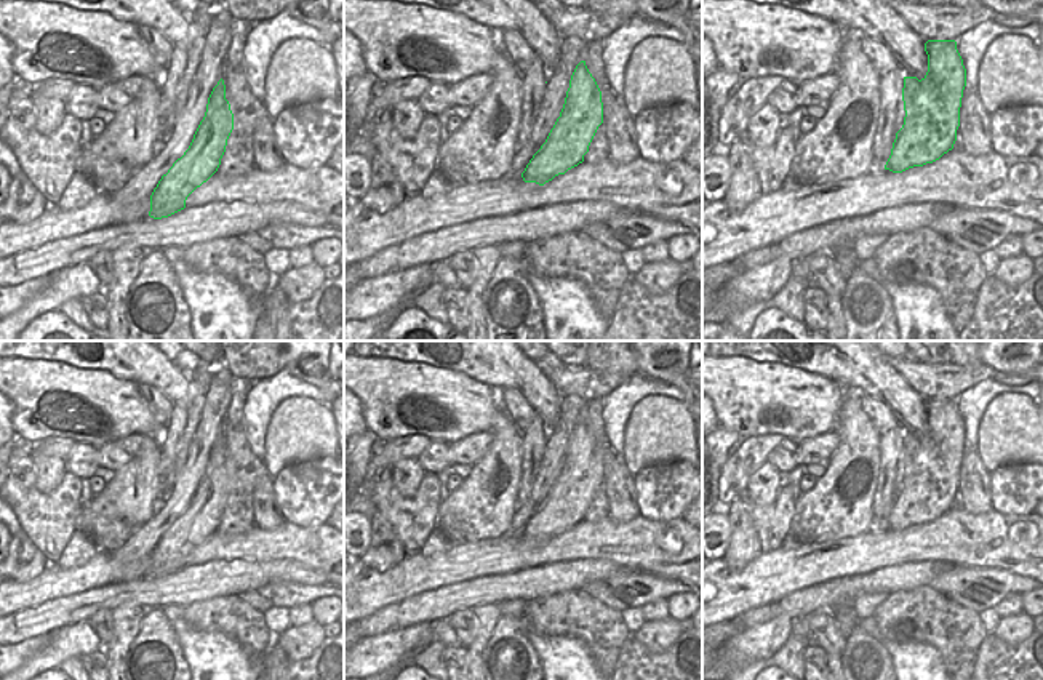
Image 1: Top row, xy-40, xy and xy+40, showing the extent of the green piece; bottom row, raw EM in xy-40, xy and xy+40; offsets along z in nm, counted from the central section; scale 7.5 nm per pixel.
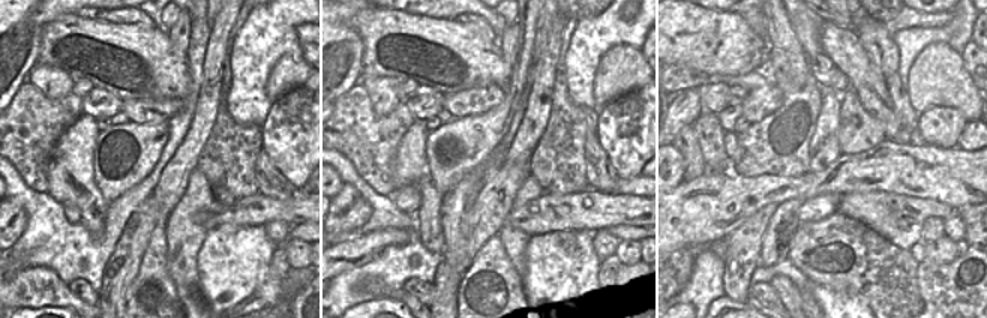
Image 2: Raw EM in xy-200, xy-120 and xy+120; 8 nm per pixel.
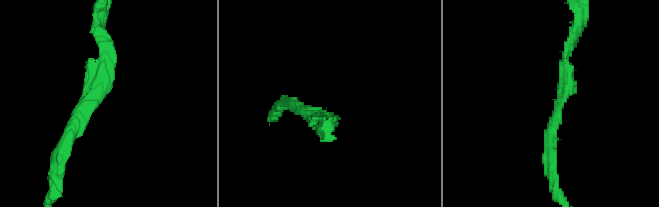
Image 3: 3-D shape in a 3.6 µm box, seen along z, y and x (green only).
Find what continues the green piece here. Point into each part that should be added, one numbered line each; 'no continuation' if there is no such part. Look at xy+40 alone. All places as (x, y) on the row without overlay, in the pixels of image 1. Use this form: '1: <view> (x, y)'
no continuation

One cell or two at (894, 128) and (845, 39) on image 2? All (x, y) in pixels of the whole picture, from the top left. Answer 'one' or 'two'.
one

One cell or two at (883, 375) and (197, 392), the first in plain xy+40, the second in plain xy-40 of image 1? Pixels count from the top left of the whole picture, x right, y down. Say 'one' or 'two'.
two

